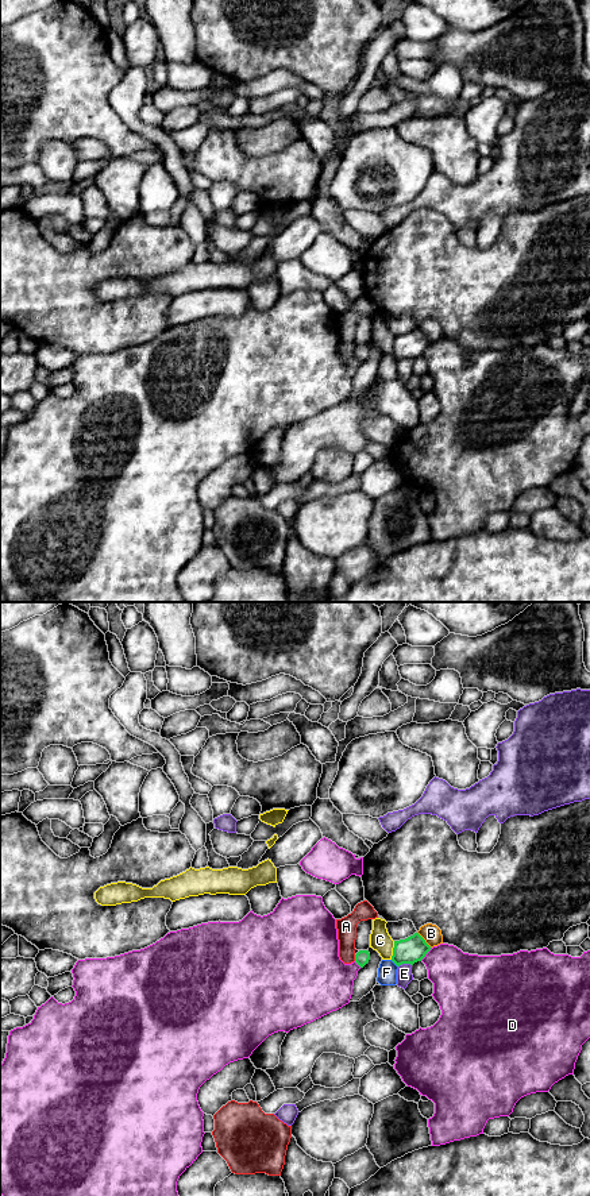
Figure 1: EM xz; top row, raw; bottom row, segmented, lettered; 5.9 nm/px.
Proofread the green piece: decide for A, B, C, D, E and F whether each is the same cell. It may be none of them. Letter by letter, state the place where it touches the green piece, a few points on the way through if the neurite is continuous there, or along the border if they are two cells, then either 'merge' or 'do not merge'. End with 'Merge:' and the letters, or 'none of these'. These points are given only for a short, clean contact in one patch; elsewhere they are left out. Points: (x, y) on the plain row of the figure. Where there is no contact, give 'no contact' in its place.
A: meets green in xz at (355, 352); do not merge
B: meets green in xz at (424, 335); do not merge
C: meets green in xz at (393, 346); do not merge
D: meets green in xz at (425, 348); do not merge
E: meets green in xz at (404, 358); do not merge
F: meets green in xz at (394, 358); do not merge
Merge: none of these

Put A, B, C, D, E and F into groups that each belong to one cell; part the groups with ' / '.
A / B / C / D / E / F

